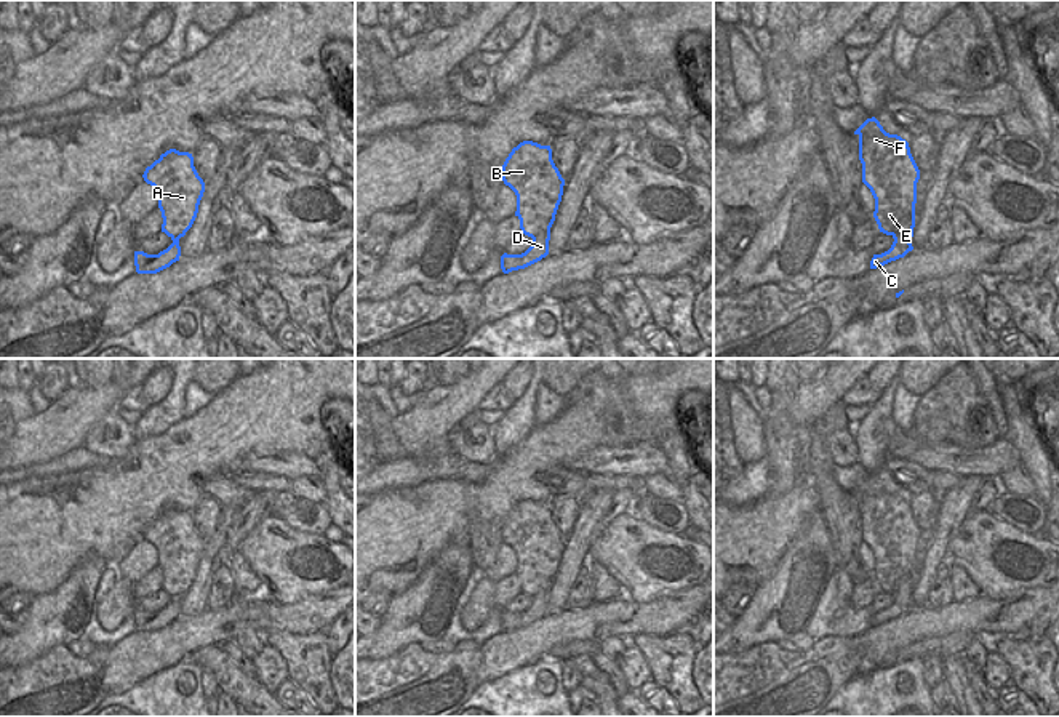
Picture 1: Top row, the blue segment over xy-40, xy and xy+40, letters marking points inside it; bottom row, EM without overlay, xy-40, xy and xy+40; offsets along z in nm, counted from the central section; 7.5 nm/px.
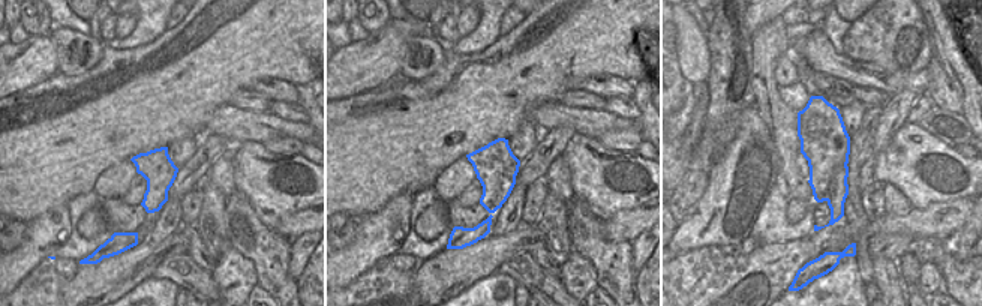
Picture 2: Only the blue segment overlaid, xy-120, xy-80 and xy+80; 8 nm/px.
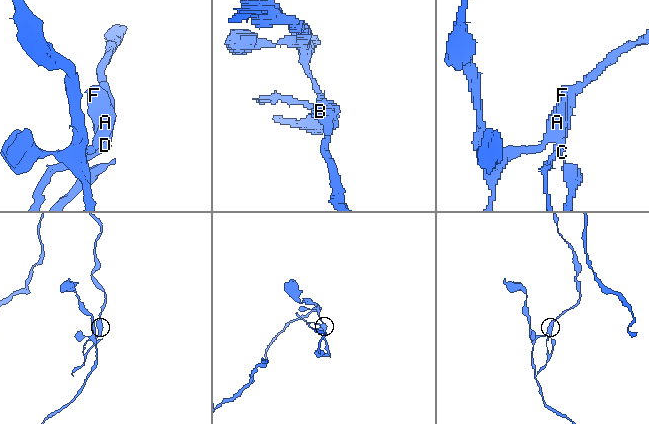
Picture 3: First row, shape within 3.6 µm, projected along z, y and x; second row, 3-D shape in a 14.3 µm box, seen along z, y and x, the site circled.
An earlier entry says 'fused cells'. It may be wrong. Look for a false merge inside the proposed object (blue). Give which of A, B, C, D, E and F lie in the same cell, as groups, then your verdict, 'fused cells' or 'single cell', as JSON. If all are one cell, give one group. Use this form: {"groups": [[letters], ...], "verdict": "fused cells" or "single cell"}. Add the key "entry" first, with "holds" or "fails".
{"entry": "holds", "groups": [["A", "B", "E", "F"], ["C", "D"]], "verdict": "fused cells"}

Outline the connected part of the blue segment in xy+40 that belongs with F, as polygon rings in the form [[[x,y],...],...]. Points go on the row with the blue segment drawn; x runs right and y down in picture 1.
[[[875,117],[867,118],[854,134],[859,136],[862,182],[875,198],[873,218],[880,232],[893,235],[904,216],[915,214],[920,170],[909,142],[886,133]]]

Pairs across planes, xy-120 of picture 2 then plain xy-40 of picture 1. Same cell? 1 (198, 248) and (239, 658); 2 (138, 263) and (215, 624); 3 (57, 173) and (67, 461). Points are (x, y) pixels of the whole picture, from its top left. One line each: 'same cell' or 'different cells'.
1: same cell
2: same cell
3: different cells

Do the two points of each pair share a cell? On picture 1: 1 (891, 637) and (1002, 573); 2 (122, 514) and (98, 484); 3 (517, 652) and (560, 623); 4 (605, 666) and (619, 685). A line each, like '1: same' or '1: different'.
1: different
2: same
3: same
4: same

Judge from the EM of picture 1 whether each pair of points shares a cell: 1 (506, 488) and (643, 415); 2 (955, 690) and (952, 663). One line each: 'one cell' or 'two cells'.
1: one cell
2: one cell

